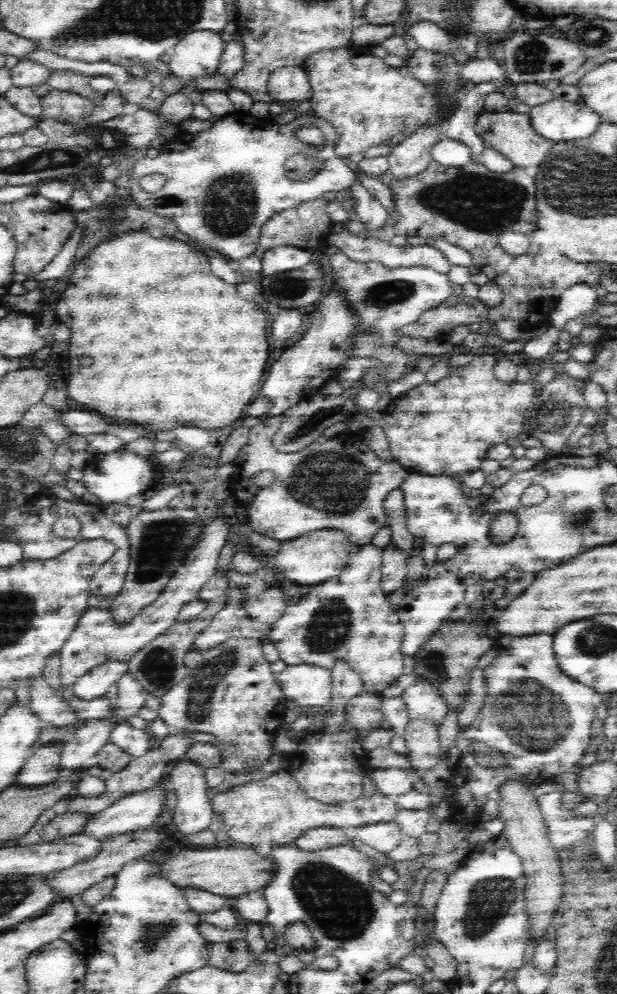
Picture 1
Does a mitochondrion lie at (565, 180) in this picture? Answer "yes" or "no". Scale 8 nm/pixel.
yes

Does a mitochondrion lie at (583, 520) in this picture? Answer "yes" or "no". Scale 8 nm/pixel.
yes

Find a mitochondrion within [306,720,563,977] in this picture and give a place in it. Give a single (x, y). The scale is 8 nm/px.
(488, 902)

